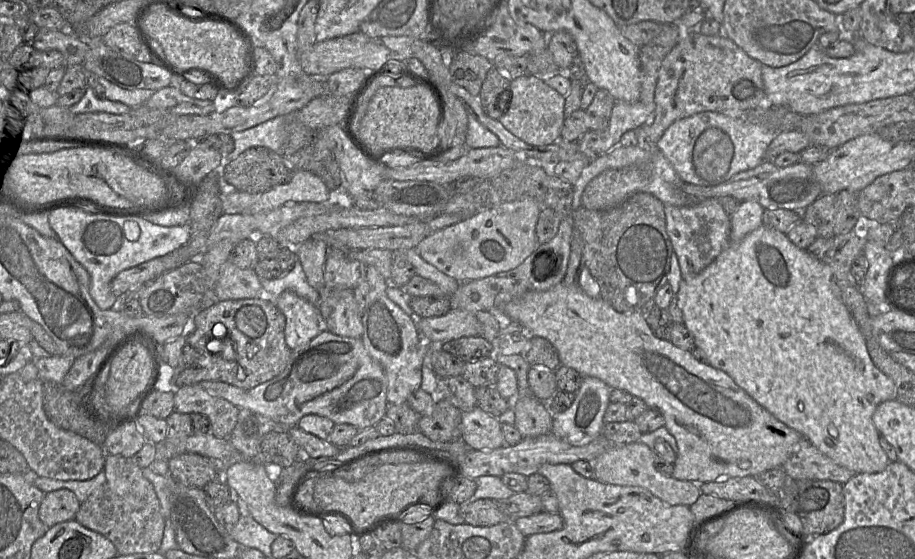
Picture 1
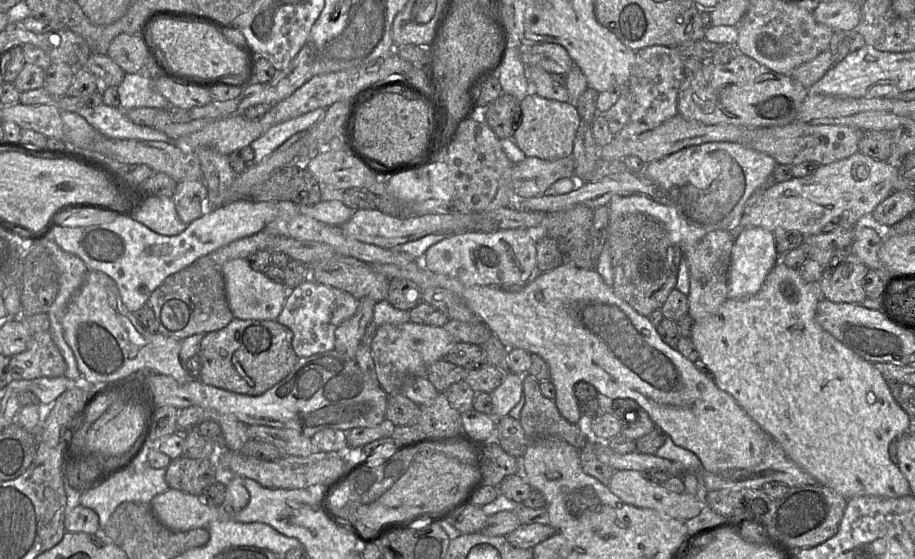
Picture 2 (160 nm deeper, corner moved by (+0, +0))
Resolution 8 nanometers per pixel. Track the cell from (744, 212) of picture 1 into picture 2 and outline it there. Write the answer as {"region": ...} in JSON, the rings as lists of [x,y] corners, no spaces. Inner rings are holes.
{"region":[[[751,227],[738,233],[734,237],[732,247],[727,277],[727,299],[746,298],[758,293],[779,256],[771,231],[761,227]]]}

